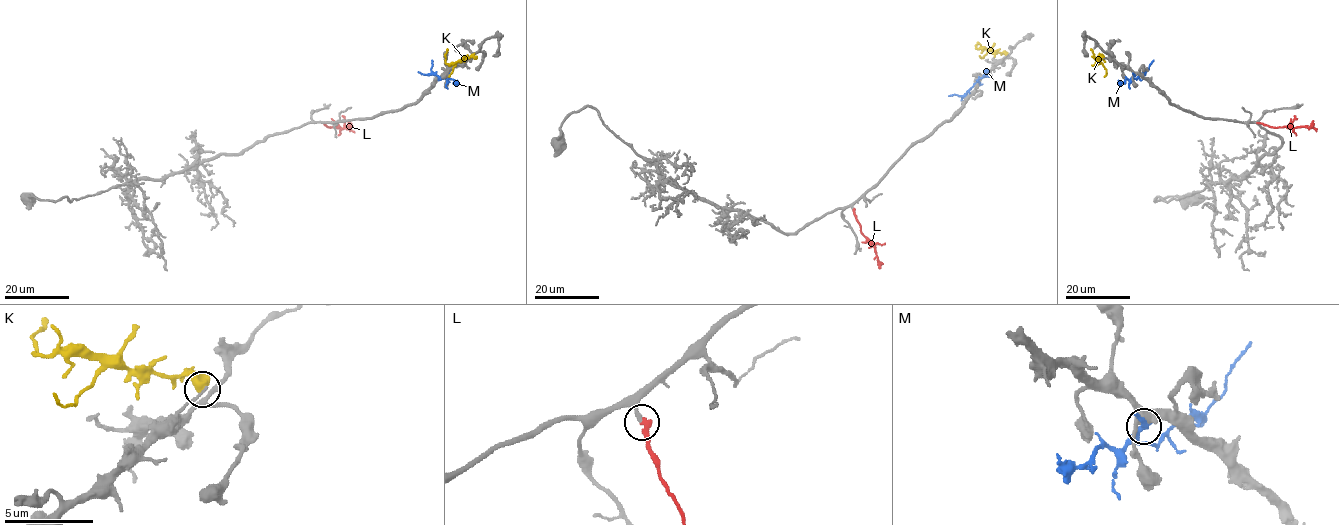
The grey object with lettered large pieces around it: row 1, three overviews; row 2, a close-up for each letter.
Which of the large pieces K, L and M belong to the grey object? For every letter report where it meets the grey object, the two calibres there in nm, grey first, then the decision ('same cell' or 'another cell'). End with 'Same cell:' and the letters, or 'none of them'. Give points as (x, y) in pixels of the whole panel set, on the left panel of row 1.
K: (476, 58) | 160/650 nm | another cell
L: (322, 122) | 170/280 nm | same cell
M: (446, 75) | 400/260 nm | another cell
Same cell: L

